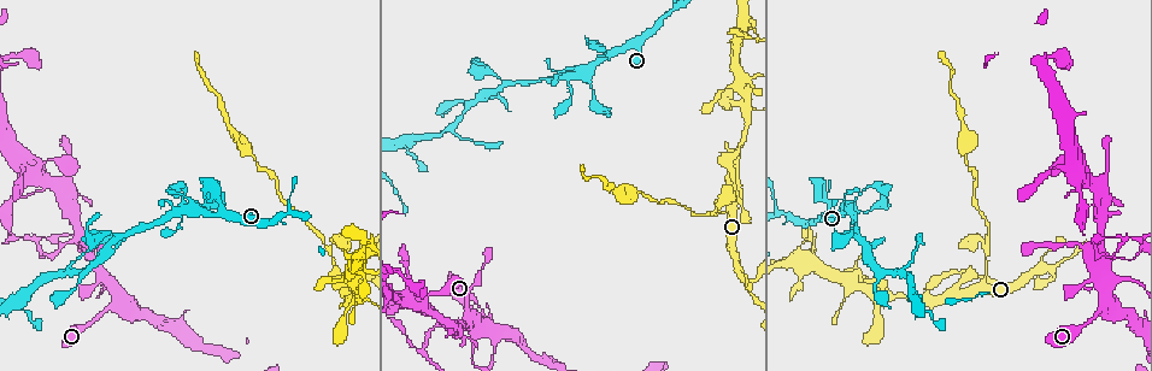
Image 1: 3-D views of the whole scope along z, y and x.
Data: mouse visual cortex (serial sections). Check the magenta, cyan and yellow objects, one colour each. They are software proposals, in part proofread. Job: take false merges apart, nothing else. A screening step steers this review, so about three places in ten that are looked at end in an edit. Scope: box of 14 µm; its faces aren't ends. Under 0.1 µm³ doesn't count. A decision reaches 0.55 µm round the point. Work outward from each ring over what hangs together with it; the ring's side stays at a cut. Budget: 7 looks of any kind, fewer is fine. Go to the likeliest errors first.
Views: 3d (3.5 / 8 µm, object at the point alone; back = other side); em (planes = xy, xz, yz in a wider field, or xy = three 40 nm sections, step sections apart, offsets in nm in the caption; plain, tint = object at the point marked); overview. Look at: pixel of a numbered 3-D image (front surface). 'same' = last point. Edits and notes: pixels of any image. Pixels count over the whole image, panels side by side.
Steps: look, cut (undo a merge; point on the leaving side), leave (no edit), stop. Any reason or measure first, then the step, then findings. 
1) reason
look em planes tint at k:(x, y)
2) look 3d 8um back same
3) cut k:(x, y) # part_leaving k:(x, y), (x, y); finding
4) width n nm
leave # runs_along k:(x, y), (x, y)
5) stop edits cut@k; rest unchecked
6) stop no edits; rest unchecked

two arms in line, one across
look 3d 3.5um at 1:(332, 252)

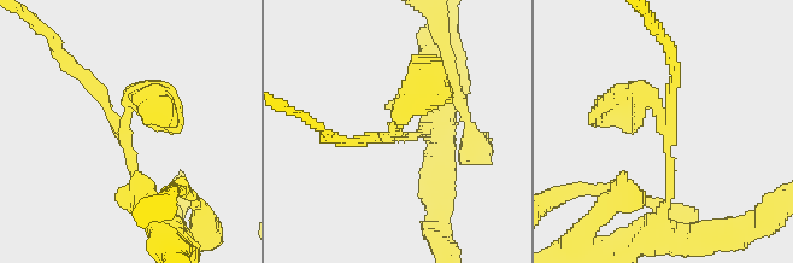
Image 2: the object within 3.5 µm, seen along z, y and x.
arms 3; arm_widths 150, 150, 300 nm; now the EM
look em xy step 2 tint at 2:(665, 132)

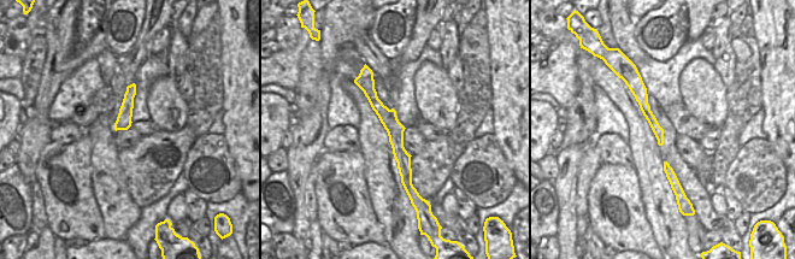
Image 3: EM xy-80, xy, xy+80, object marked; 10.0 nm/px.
cut 2:(92, 80) # part_leaving 2:(111, 118), (100, 93), (45, 30); two cells meet here

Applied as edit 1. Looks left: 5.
look 3d 3.5um at 1:(1103, 301)

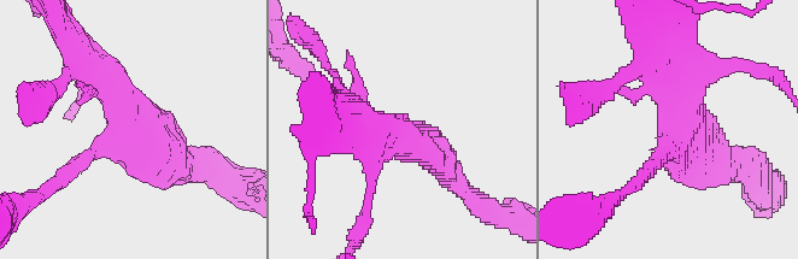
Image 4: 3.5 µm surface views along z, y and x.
shape alone is not enough
look em xy step 3 tint at 4:(677, 132)

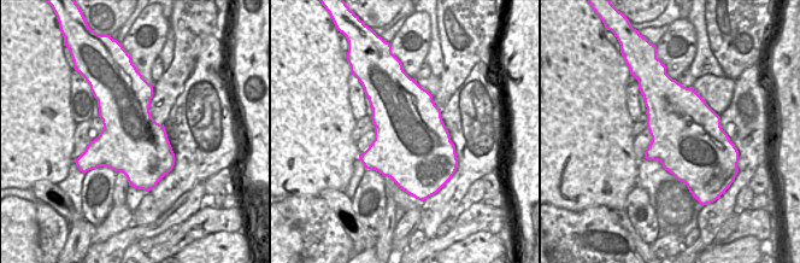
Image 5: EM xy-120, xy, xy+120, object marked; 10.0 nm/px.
leave # runs_along 4:(64, 176), (123, 131), (87, 60); all the same cell

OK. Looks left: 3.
look 3d 3.5um at 1:(64, 244)

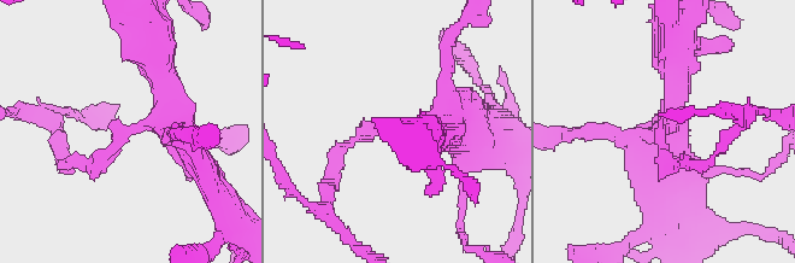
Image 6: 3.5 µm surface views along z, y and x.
arm_widths 150, 350 nm
look em xy step 3 tint at 6:(129, 133)

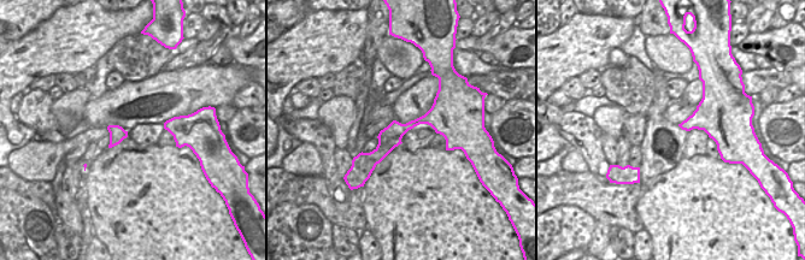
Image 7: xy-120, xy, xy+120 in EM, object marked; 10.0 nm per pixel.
leave # runs_along 7:(453, 125), (418, 120), (357, 159); continuous, no second cell

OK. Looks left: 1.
stop edits cut@2; rest unchecked

